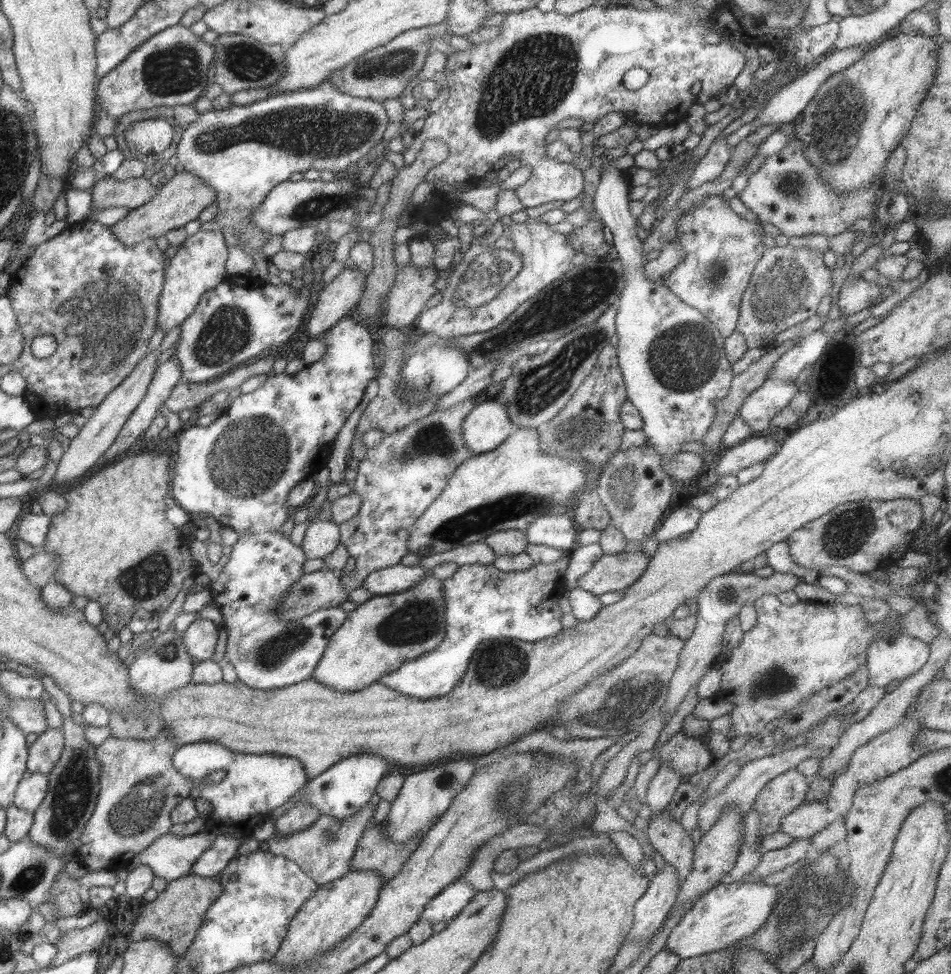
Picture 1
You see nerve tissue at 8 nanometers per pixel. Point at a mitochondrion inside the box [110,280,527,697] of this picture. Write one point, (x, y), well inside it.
(247, 458)

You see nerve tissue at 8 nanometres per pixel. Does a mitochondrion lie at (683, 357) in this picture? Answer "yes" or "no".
yes

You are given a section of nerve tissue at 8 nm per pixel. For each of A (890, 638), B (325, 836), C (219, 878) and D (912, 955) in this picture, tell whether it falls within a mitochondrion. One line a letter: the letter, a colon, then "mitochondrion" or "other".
A: other
B: mitochondrion
C: other
D: other

